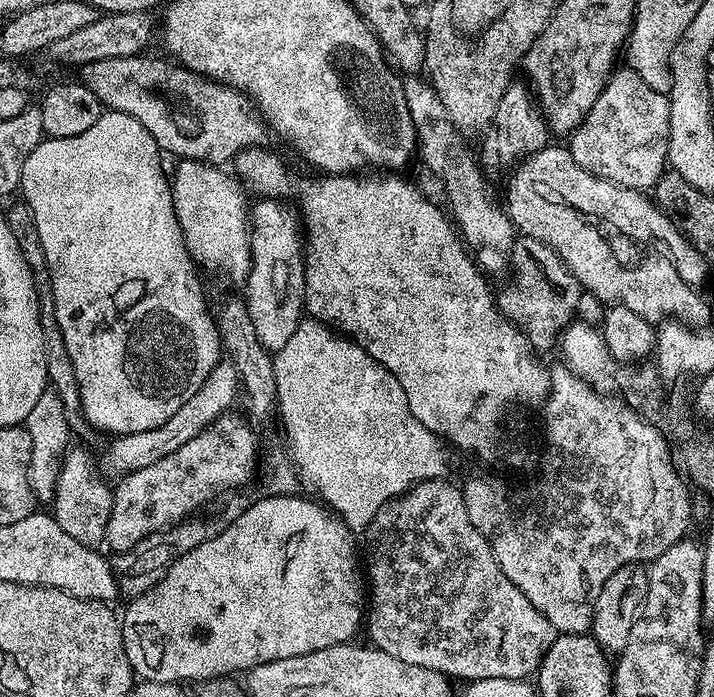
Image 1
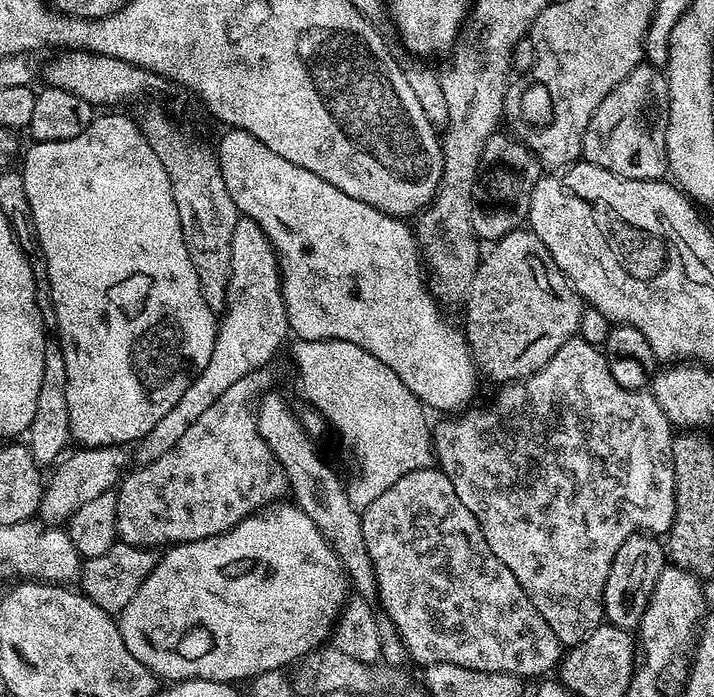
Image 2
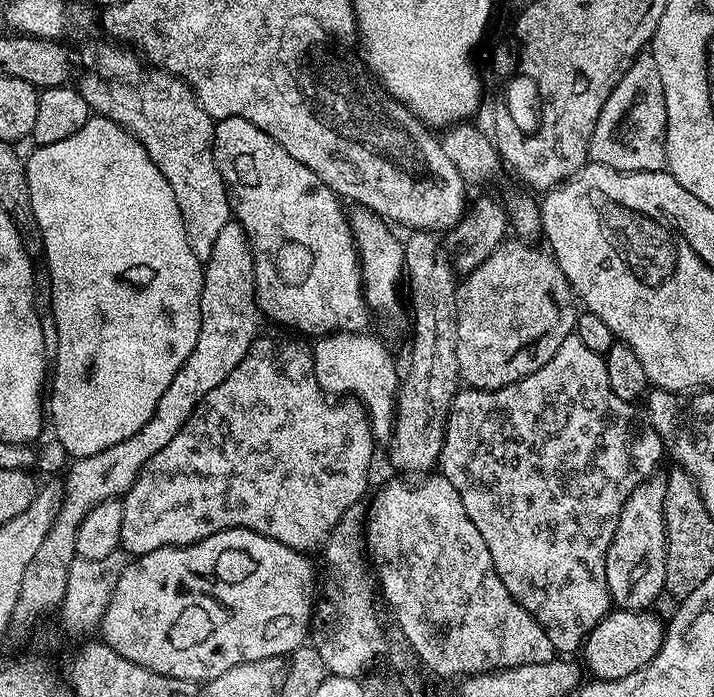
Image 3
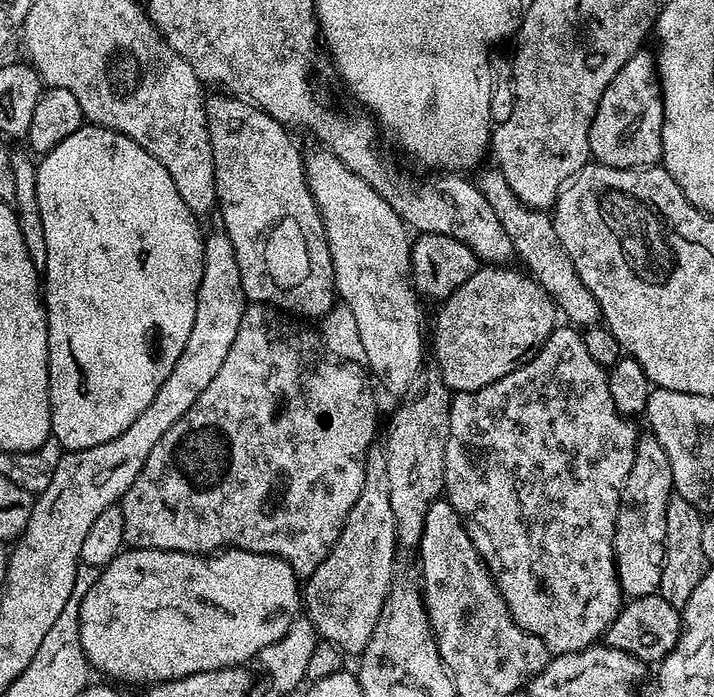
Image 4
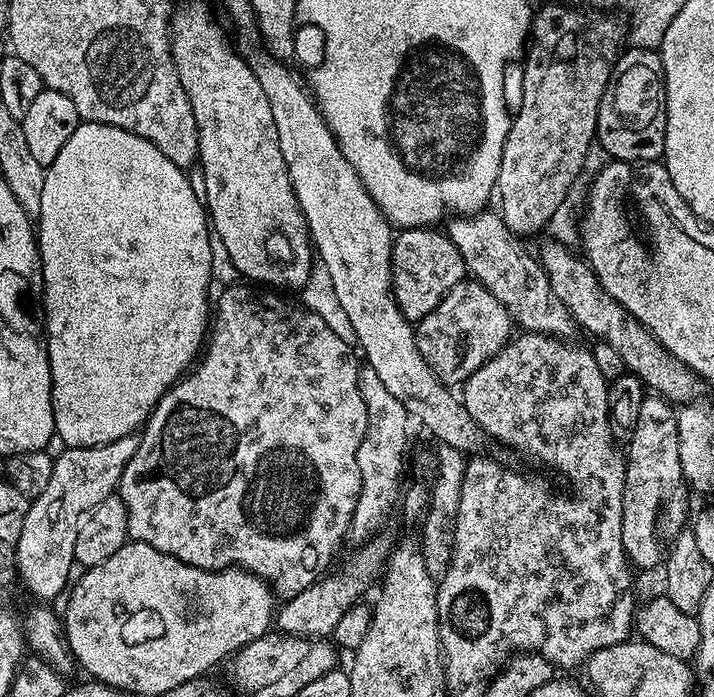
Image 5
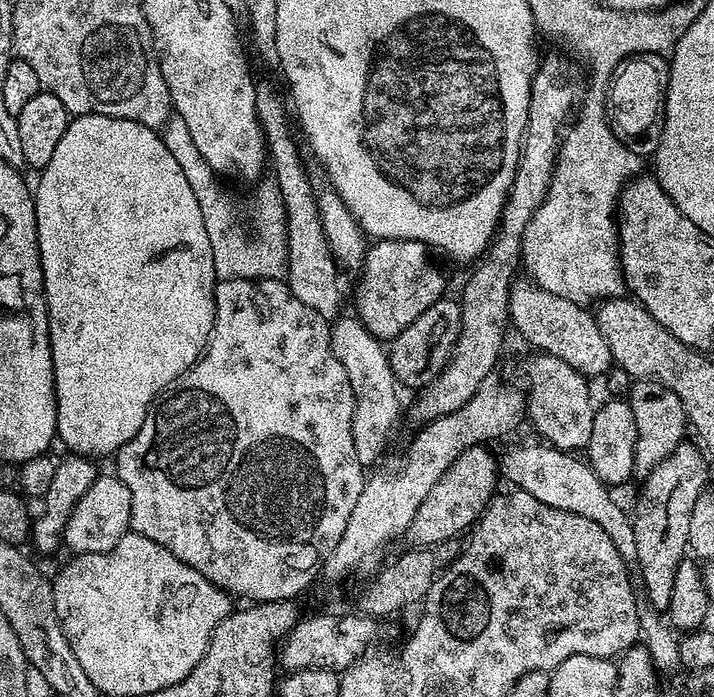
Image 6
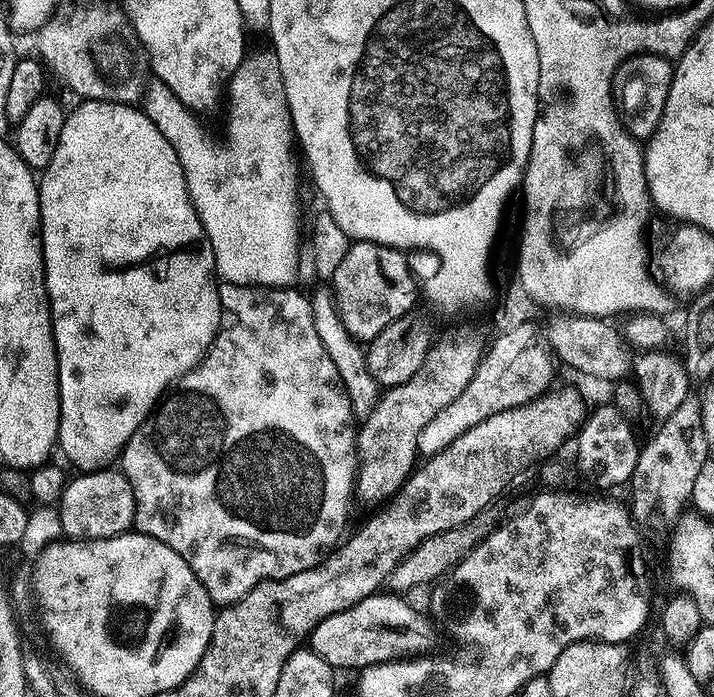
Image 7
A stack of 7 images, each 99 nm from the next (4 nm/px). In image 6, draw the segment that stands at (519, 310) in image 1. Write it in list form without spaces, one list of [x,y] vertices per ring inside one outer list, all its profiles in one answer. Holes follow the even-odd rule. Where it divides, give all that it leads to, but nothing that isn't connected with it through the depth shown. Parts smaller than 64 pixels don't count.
[[[442,298],[426,310],[426,314],[418,314],[402,334],[390,341],[387,349],[388,364],[401,385],[417,384],[423,386],[435,380],[436,376],[452,359],[456,341],[460,339],[462,325],[460,323],[460,306],[455,299]]]

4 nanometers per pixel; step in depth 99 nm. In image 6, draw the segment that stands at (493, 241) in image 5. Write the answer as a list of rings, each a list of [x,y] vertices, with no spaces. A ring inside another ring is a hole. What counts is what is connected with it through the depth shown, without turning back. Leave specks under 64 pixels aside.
[[[513,279],[510,290],[508,314],[511,327],[517,328],[521,338],[533,344],[537,353],[566,362],[584,377],[603,377],[613,367],[613,362],[610,346],[606,344],[606,338],[602,338],[602,330],[598,330],[595,315],[583,304],[575,304],[566,298],[558,298],[558,294],[550,294],[550,290],[542,290],[531,279],[520,279]]]

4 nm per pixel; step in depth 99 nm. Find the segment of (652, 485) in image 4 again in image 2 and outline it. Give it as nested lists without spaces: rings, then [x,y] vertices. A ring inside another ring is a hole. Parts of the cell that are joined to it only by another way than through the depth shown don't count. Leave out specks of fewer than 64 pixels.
[[[652,534],[631,536],[622,546],[618,546],[618,554],[614,554],[614,562],[606,578],[604,620],[619,628],[632,630],[639,625],[650,602],[650,594],[654,594],[654,582],[658,582],[658,574],[666,567],[665,545],[648,535]]]

